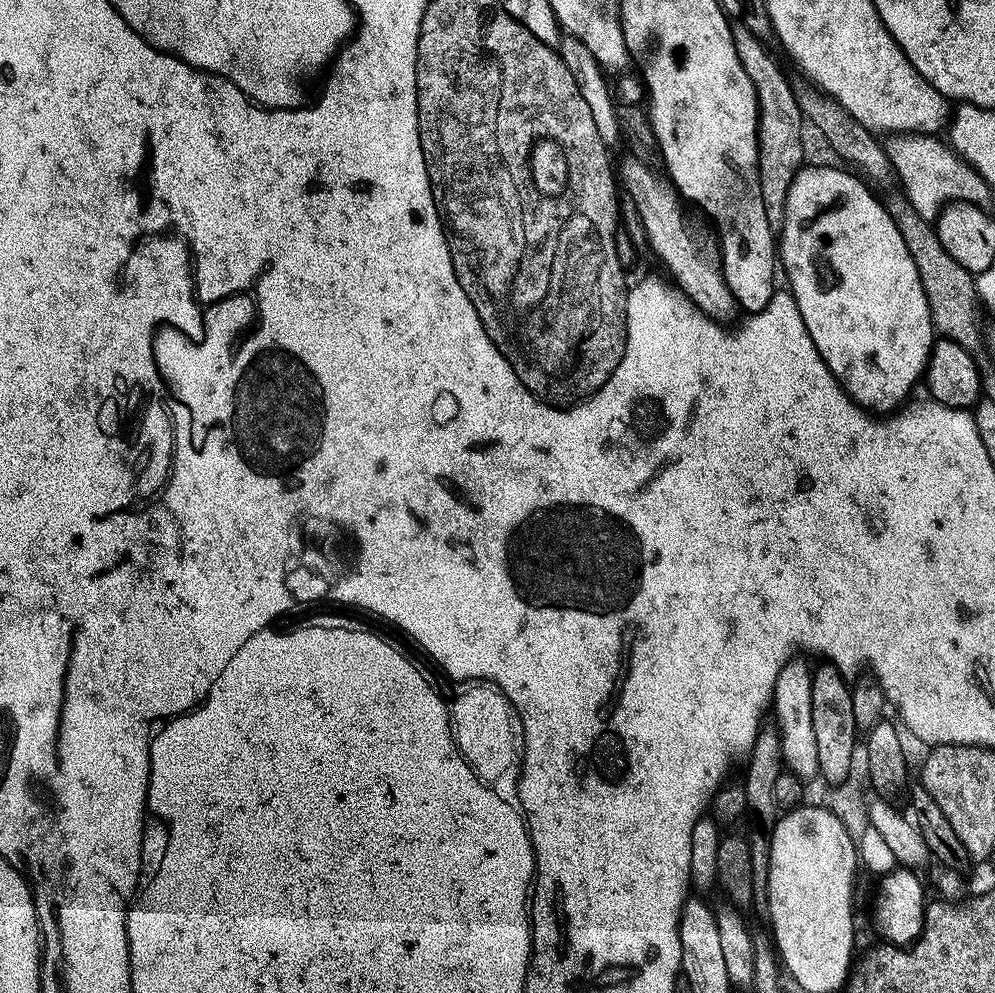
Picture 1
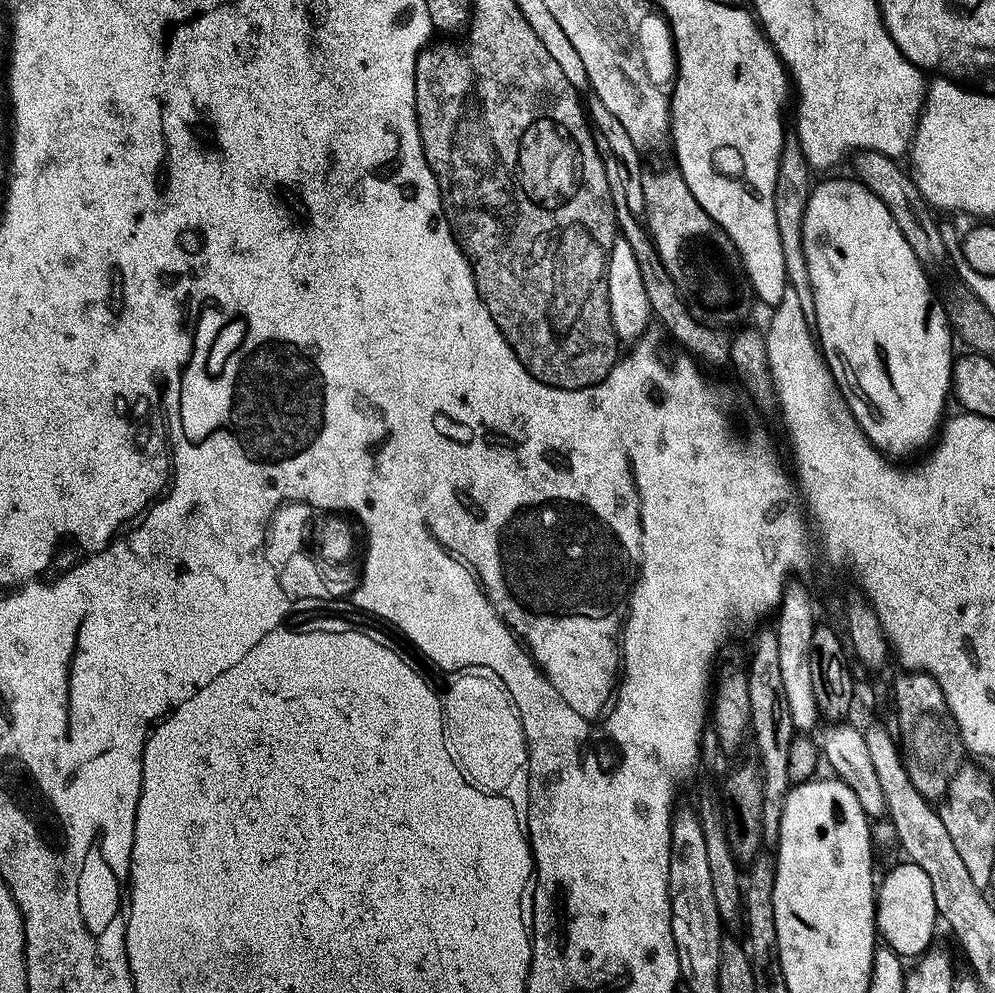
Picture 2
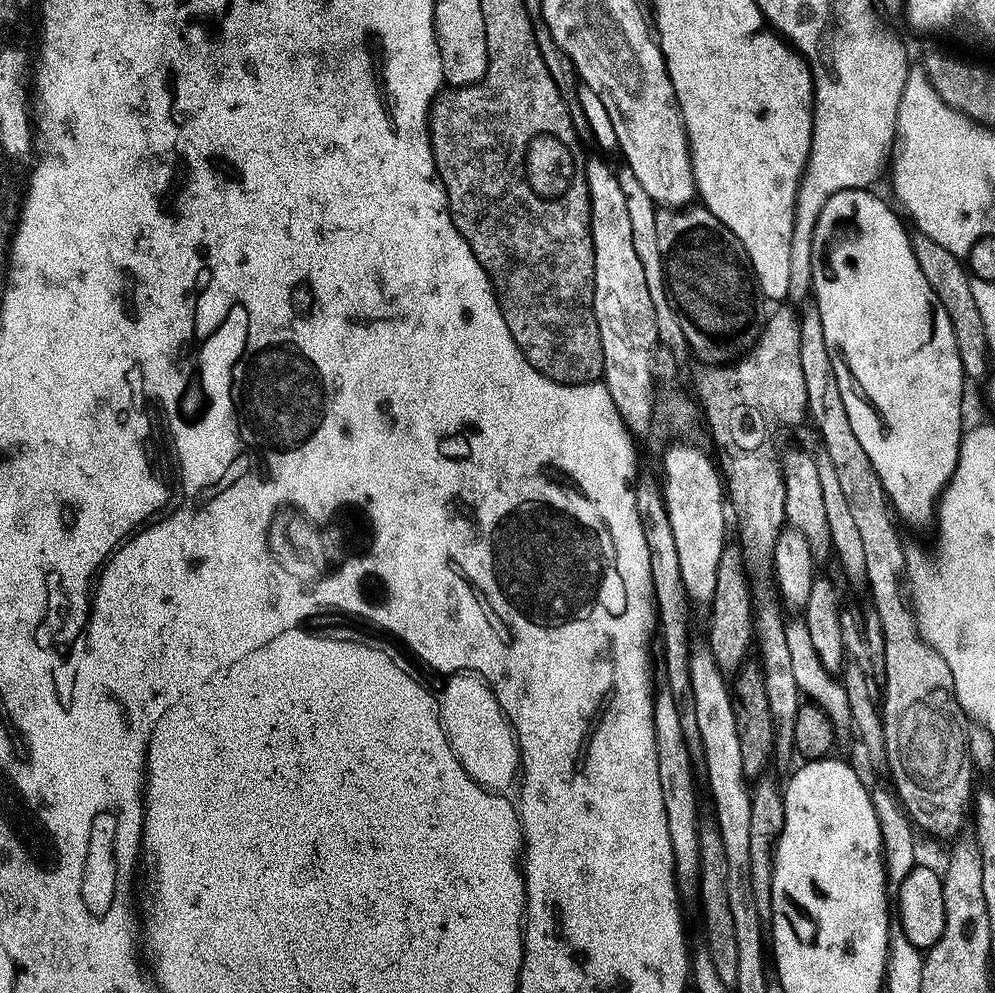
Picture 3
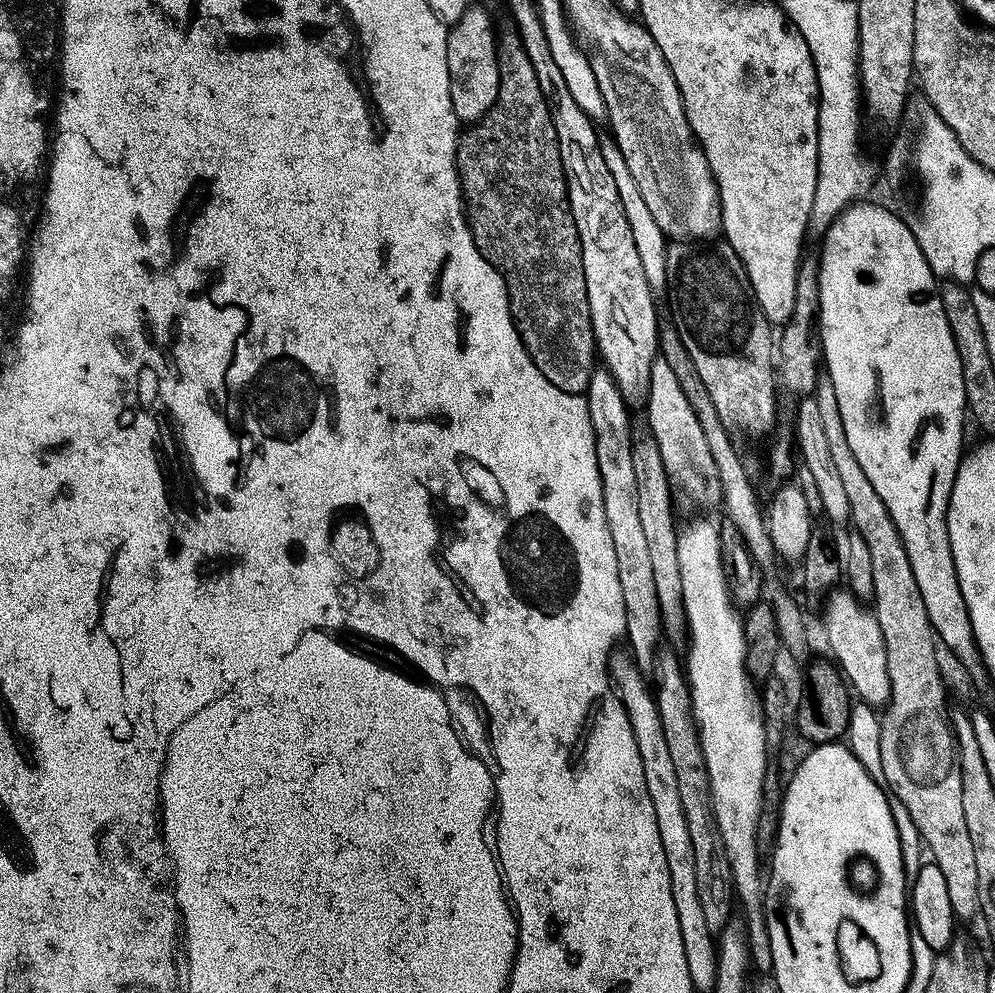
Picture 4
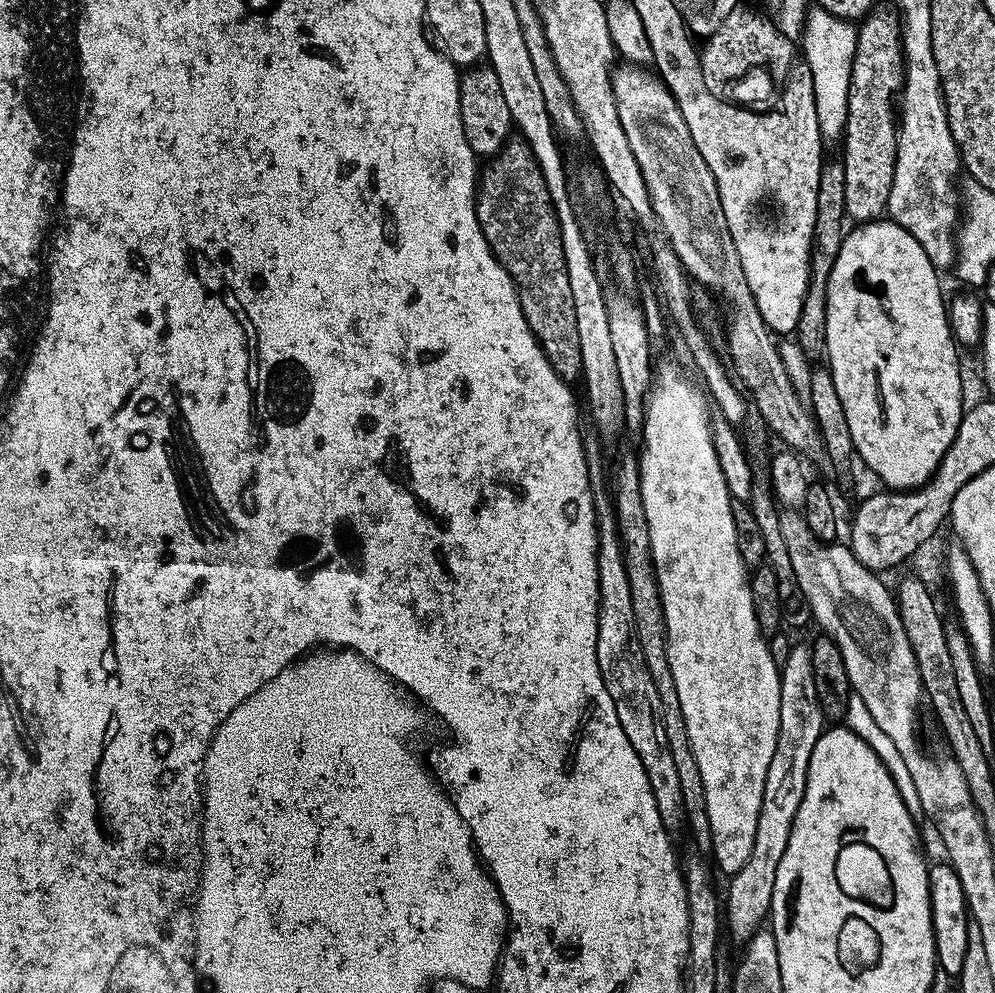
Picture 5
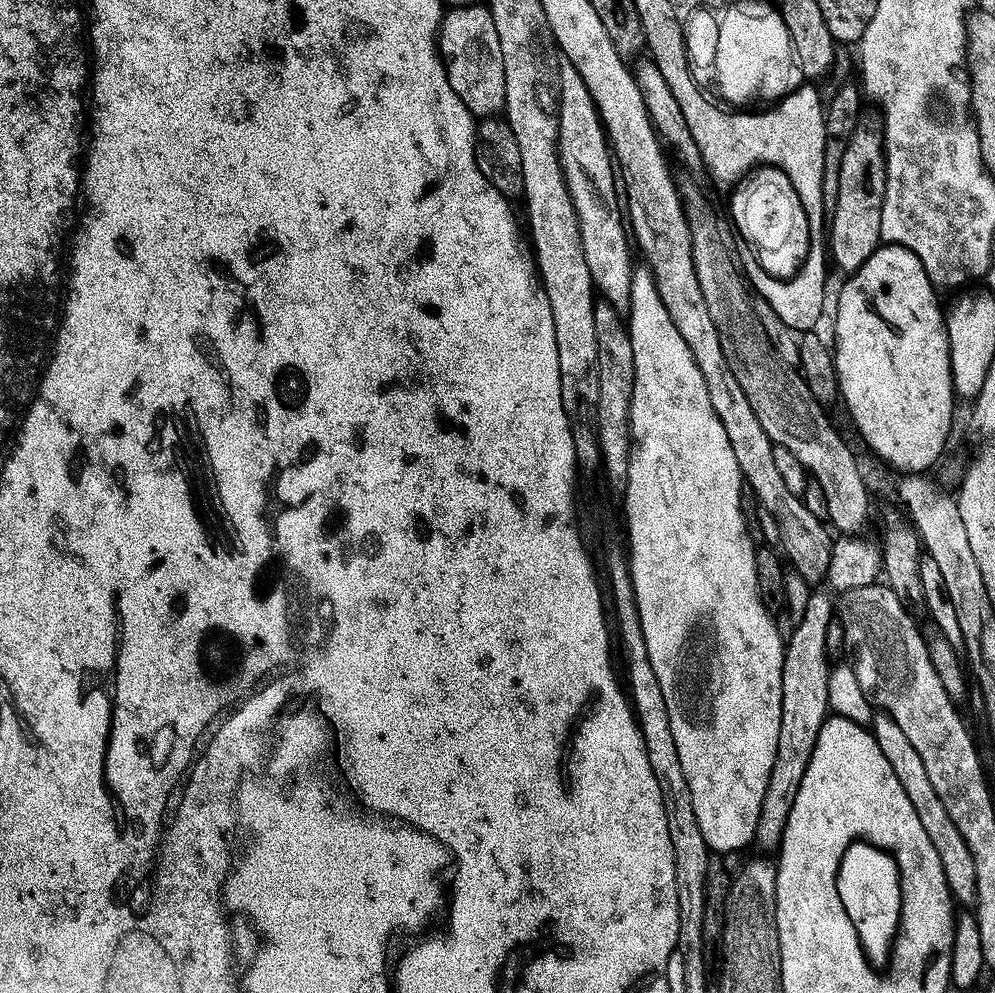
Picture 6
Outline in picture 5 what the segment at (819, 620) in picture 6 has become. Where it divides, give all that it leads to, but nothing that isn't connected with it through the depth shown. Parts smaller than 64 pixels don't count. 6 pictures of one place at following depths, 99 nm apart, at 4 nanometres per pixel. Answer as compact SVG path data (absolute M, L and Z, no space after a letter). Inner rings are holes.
M793 647L785 658L780 670L780 714L778 718L778 742L774 746L774 758L770 758L770 770L766 770L766 786L762 786L762 810L758 810L758 827L754 829L754 847L750 850L750 858L746 858L746 866L742 870L731 873L728 884L728 900L726 896L726 932L739 942L746 942L762 927L772 911L772 895L774 894L774 878L778 878L778 865L782 863L782 854L786 854L786 842L790 842L790 830L794 826L794 818L798 814L798 806L802 806L802 798L806 790L806 774L810 770L810 754L814 754L814 746L818 746L818 738L826 731L826 719L819 702L818 686L815 685L815 672L812 665L812 654L807 647Z

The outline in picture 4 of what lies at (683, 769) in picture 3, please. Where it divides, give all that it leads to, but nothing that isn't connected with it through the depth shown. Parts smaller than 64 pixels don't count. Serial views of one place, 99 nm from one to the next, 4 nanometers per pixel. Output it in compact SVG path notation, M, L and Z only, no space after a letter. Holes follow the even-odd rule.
M597 367L595 374L590 378L590 386L586 393L592 429L596 432L596 453L598 454L598 470L602 478L602 496L606 510L606 524L610 526L610 538L614 538L614 554L618 557L618 582L622 582L622 600L626 610L626 644L630 654L641 672L648 674L656 666L656 650L661 647L660 620L662 621L662 606L655 593L654 569L650 562L649 547L645 533L642 530L641 516L638 514L638 478L635 476L634 459L631 454L634 441L632 424L628 421L629 405L623 398L615 380L607 368Z

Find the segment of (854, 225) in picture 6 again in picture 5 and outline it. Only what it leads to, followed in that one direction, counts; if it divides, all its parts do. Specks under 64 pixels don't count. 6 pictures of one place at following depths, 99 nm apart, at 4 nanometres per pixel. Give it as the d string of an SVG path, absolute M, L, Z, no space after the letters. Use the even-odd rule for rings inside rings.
M873 9L857 29L854 62L851 64L850 90L847 94L848 113L842 137L844 153L844 185L846 186L846 216L852 222L867 222L885 215L890 186L894 182L898 135L898 107L903 95L905 66L903 31L899 15L893 10Z

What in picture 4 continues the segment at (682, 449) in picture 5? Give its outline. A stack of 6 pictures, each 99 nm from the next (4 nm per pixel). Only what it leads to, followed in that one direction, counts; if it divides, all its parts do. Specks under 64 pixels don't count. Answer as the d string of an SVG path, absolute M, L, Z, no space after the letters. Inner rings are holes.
M696 520L693 524L686 525L677 538L677 554L682 576L682 616L683 619L688 619L688 636L692 639L692 645L688 648L688 660L686 656L686 675L688 688L692 691L692 713L696 719L696 729L700 732L700 746L710 778L712 813L722 834L722 846L726 846L726 858L730 862L735 895L739 903L740 900L744 903L744 914L748 918L748 955L755 967L757 964L758 967L768 970L772 966L772 955L770 934L764 917L766 880L763 875L760 877L759 859L762 853L756 848L756 827L762 813L760 806L766 802L764 775L770 759L766 750L762 696L744 665L744 622L741 613L736 613L738 608L729 591L729 573L726 571L726 561L721 552L719 527L708 520Z

